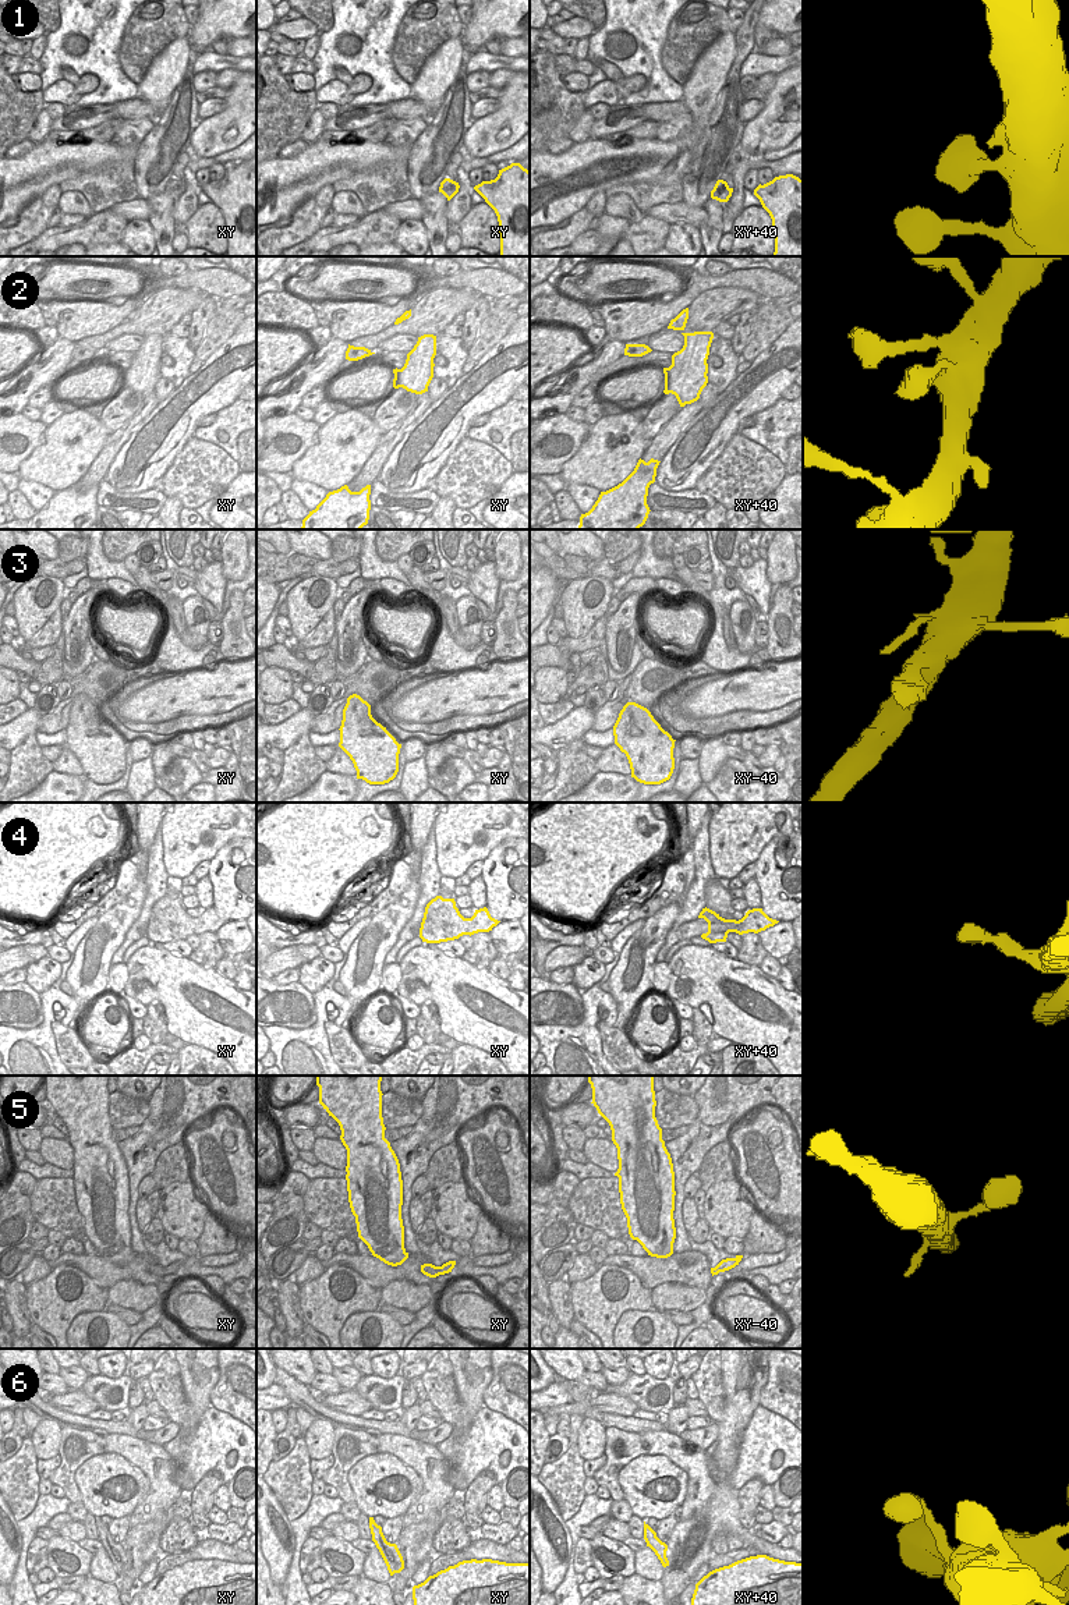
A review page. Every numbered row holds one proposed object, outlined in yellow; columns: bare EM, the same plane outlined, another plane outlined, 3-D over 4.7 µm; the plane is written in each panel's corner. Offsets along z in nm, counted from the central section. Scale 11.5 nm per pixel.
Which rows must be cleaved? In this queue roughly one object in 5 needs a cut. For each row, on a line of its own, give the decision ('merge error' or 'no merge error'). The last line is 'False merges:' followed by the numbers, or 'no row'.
1: no merge error
2: no merge error
3: no merge error
4: no merge error
5: no merge error
6: no merge error
False merges: no row

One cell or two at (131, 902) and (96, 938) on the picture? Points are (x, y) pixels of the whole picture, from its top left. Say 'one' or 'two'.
one

